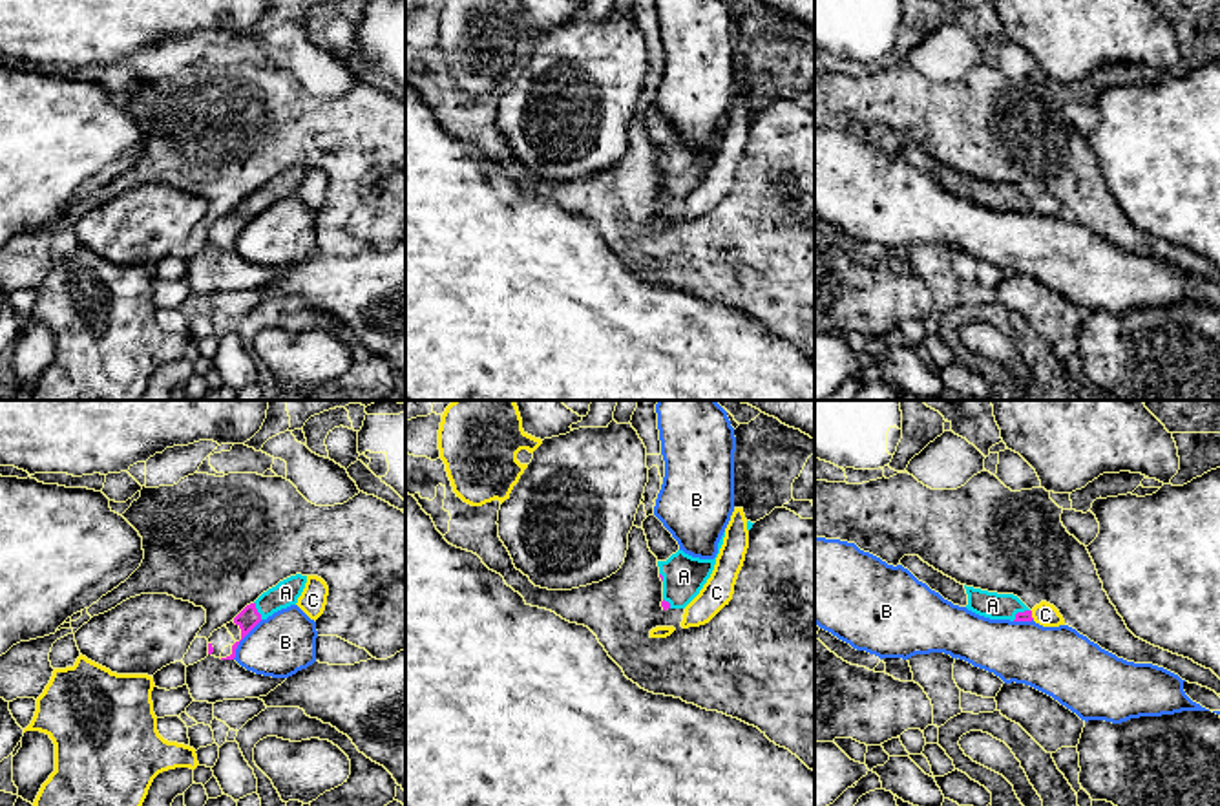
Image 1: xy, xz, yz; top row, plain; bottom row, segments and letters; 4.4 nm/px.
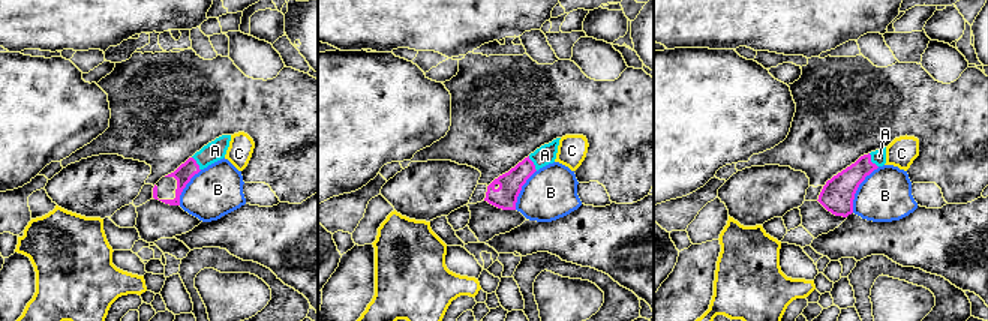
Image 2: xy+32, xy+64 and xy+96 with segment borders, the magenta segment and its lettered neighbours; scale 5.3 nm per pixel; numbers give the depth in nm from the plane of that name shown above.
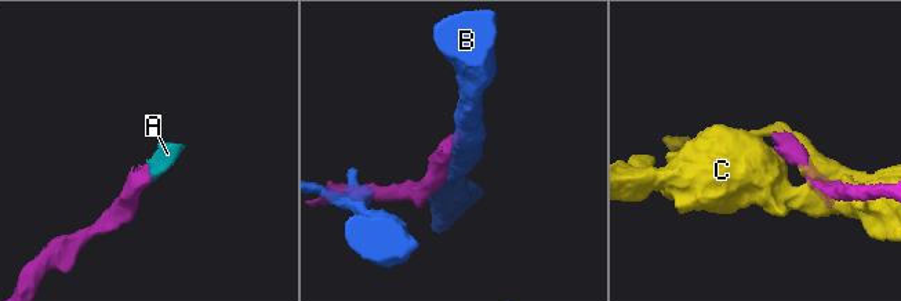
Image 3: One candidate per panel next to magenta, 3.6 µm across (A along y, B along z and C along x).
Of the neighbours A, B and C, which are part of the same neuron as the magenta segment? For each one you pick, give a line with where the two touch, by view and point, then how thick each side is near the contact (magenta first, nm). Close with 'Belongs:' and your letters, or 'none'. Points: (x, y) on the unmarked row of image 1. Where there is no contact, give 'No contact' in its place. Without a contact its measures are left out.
A: Touches magenta at xy (256, 201). Thickness 90 nm (magenta) against 110 nm
Belongs: A

